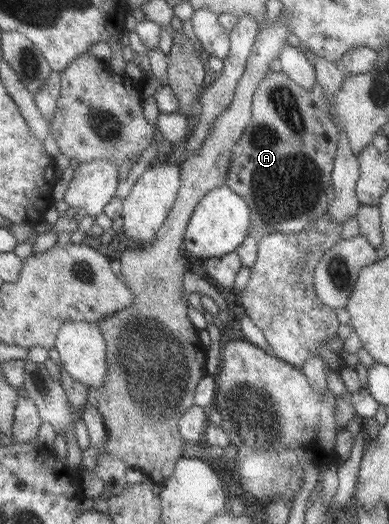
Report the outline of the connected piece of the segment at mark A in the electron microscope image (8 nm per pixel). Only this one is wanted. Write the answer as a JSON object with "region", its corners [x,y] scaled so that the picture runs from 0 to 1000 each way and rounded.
{"region":[[[686,135],[676,151],[666,155],[656,174],[648,181],[648,198],[645,198],[645,223],[643,235],[630,242],[620,261],[614,261],[609,273],[594,281],[594,292],[589,302],[589,315],[584,323],[584,334],[578,342],[576,353],[589,357],[599,368],[609,368],[614,376],[622,376],[635,389],[640,399],[638,416],[640,416],[640,437],[650,441],[650,454],[656,460],[671,454],[676,447],[686,447],[692,443],[717,443],[717,445],[758,445],[774,441],[779,433],[784,433],[787,426],[794,418],[807,418],[820,412],[835,412],[838,397],[843,395],[843,380],[835,372],[835,361],[846,357],[848,345],[848,330],[853,324],[853,311],[859,305],[861,286],[866,284],[866,267],[869,254],[856,235],[856,227],[851,227],[851,219],[846,219],[846,197],[835,193],[835,181],[830,181],[830,174],[825,174],[825,166],[815,166],[815,158],[807,158],[805,166],[789,174],[789,170],[779,170],[766,162],[758,162],[733,141],[722,137],[697,137]]]}

